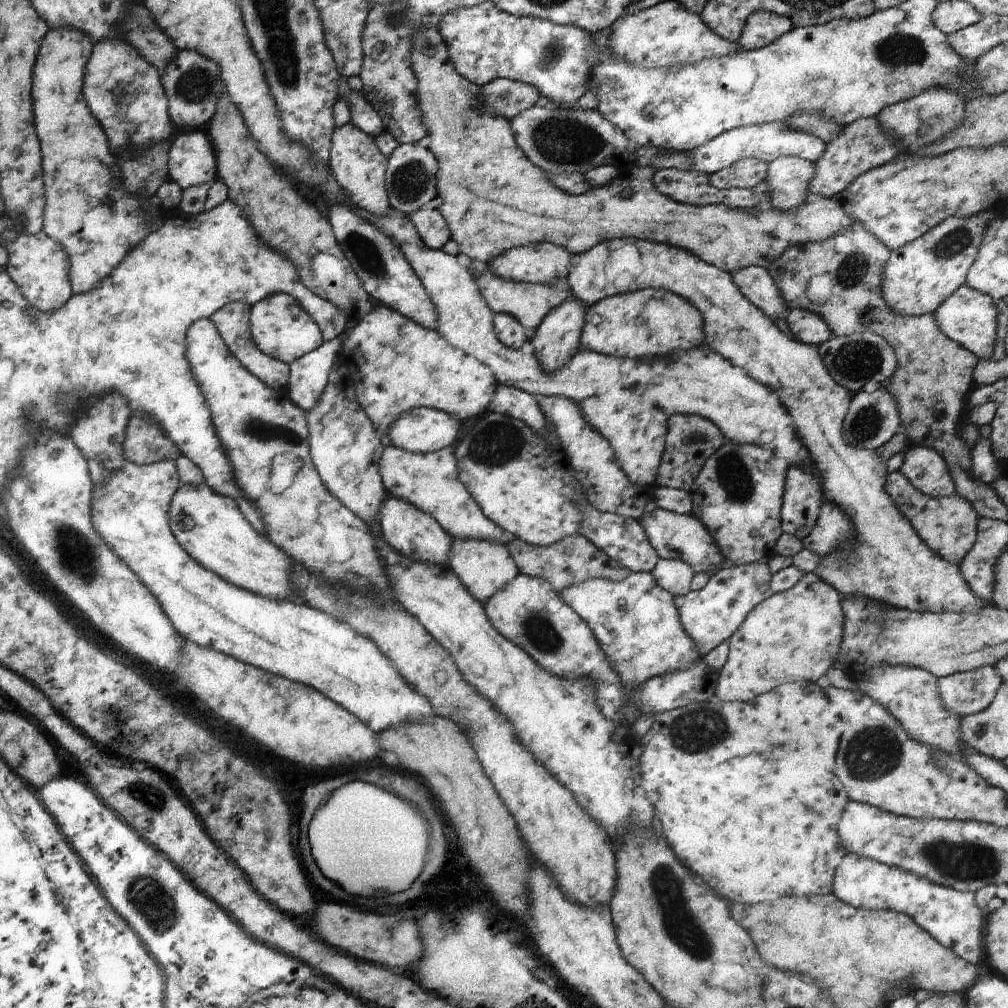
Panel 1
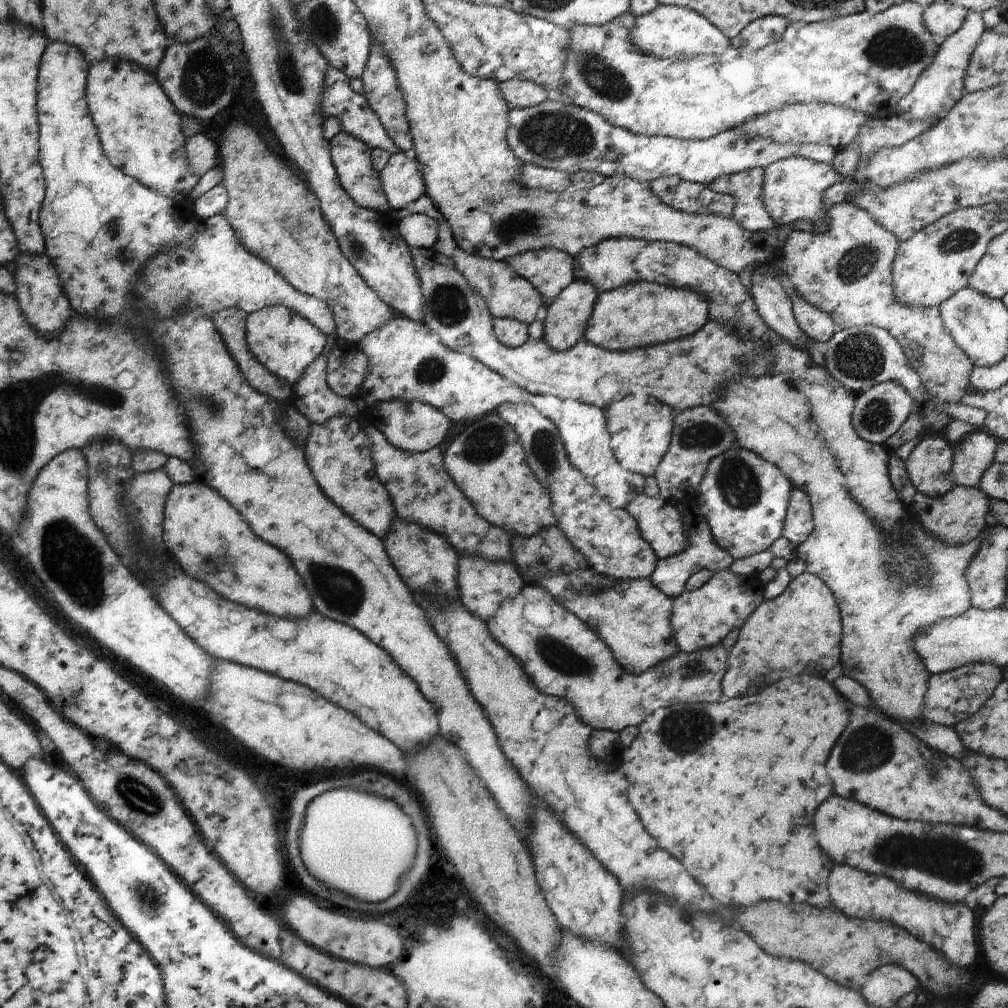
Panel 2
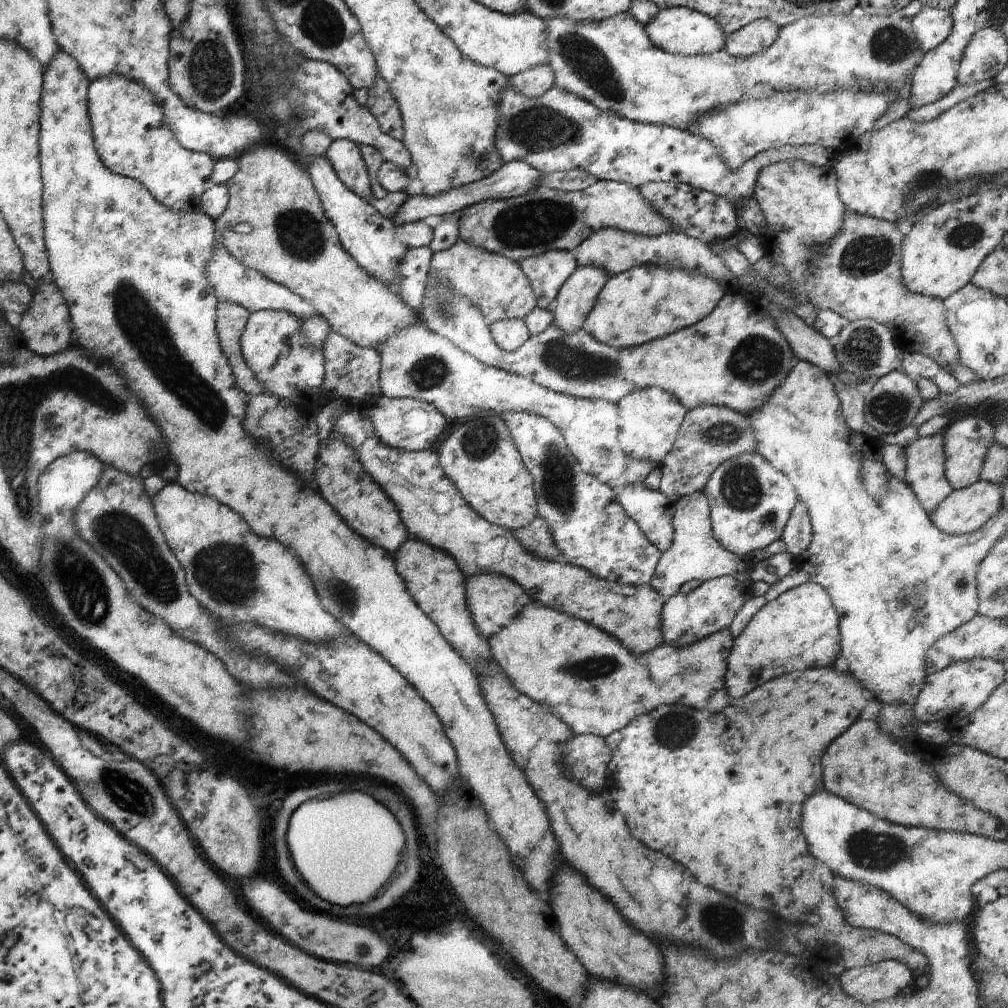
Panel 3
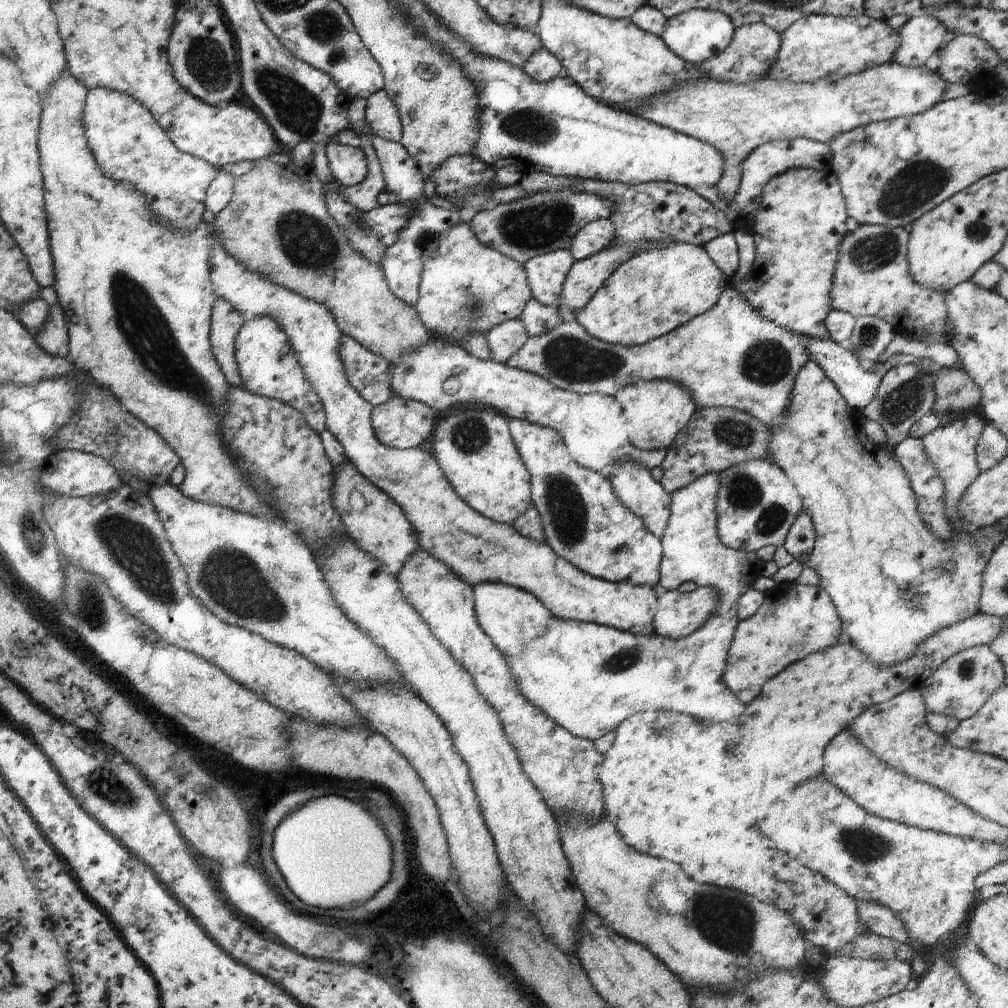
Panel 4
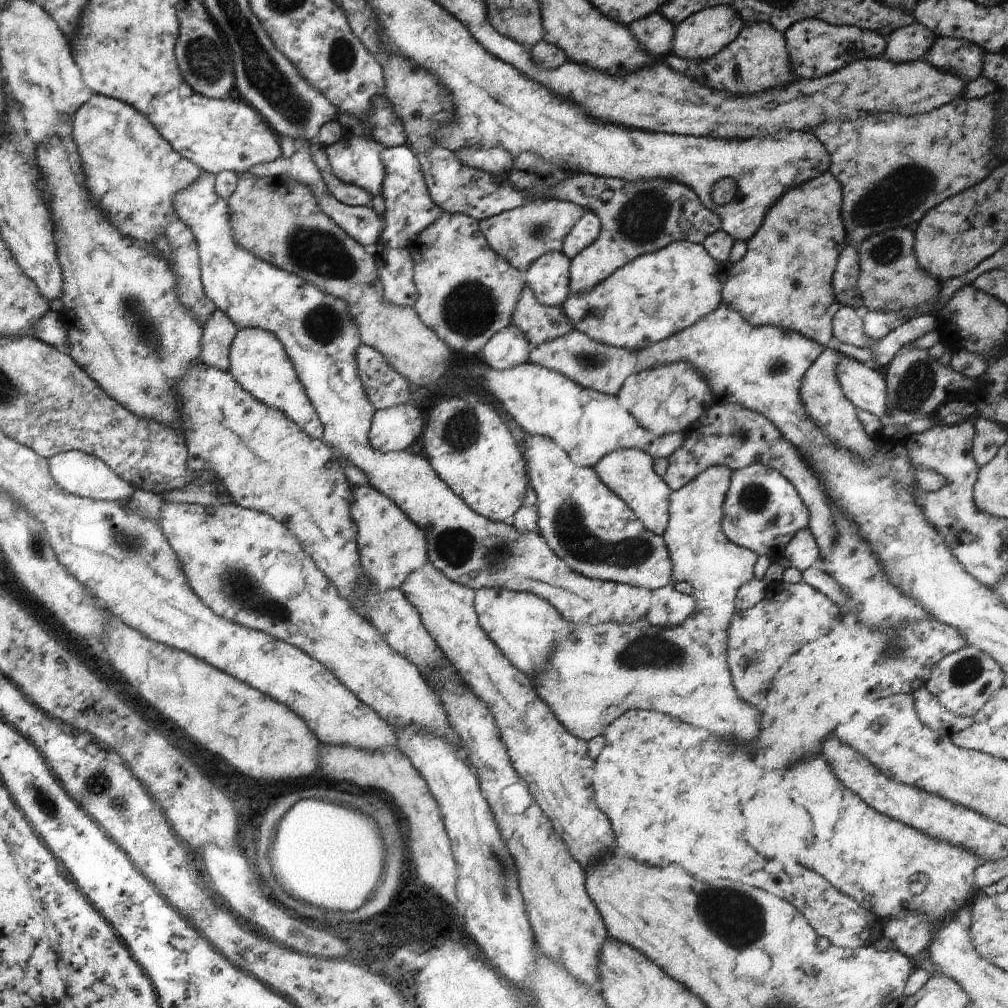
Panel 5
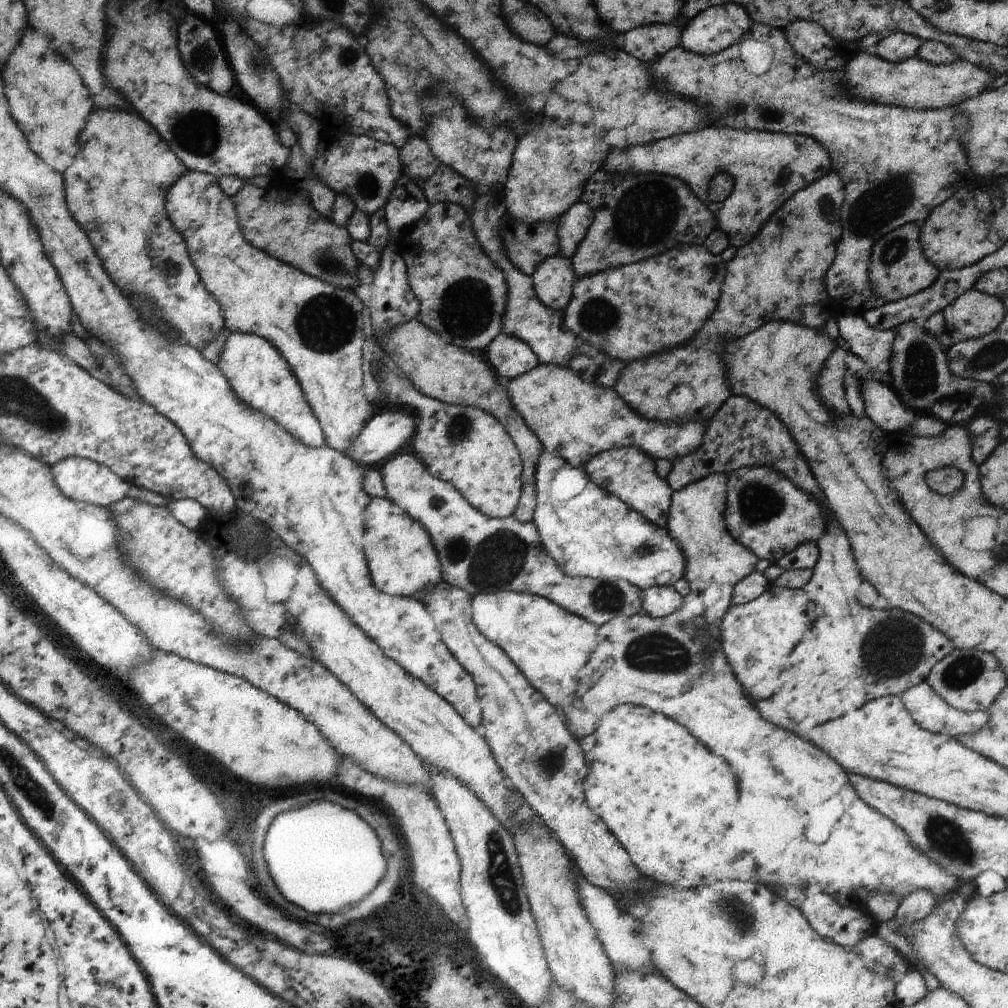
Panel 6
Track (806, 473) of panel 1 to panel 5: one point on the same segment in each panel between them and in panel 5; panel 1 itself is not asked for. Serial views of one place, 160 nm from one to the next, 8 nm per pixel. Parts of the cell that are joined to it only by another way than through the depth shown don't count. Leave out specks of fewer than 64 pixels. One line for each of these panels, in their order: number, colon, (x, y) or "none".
2: (797, 523)
3: (796, 534)
4: (798, 542)
5: (801, 551)

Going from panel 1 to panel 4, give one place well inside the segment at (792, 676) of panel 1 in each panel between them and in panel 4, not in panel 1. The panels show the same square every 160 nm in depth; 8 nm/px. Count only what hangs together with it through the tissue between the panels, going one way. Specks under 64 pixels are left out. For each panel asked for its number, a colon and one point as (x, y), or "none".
2: (799, 629)
3: (798, 629)
4: (793, 620)

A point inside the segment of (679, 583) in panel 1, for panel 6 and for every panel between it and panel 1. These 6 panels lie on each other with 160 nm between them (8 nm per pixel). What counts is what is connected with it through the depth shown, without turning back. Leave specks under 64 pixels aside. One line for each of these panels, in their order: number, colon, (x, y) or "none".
2: (669, 575)
3: (694, 553)
4: (587, 678)
5: (598, 672)
6: (669, 664)

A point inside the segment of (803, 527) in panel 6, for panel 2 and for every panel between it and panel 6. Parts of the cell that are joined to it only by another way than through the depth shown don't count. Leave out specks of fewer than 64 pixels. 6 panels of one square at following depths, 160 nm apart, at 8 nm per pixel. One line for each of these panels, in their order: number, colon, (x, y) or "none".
2: (743, 498)
3: (749, 502)
4: (755, 504)
5: (761, 510)

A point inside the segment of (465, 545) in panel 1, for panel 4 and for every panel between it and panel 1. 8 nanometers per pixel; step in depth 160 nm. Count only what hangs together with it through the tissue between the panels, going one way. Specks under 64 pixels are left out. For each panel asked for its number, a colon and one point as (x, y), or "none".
2: (482, 585)
3: (492, 600)
4: (508, 616)

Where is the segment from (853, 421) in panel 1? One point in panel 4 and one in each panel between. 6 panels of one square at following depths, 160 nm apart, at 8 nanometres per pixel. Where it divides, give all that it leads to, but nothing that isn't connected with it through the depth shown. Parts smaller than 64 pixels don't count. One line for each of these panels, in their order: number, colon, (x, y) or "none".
2: (878, 412)
3: (893, 401)
4: (904, 394)

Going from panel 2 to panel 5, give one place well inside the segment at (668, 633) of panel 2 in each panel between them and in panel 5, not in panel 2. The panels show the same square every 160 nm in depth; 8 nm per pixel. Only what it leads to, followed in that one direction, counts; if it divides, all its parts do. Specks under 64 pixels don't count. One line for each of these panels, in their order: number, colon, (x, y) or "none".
3: (430, 507)
4: (477, 550)
5: (319, 337)

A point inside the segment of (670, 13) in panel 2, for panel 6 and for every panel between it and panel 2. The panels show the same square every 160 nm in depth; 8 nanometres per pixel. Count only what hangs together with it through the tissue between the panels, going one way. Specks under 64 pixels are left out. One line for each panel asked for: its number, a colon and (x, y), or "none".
3: (682, 30)
4: (697, 35)
5: (698, 37)
6: (713, 29)

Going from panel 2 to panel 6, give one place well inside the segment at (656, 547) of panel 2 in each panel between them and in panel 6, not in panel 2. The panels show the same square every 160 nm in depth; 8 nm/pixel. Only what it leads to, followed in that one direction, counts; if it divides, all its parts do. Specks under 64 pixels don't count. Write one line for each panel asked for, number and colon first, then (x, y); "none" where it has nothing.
3: (651, 511)
4: (633, 486)
5: (628, 473)
6: (626, 472)

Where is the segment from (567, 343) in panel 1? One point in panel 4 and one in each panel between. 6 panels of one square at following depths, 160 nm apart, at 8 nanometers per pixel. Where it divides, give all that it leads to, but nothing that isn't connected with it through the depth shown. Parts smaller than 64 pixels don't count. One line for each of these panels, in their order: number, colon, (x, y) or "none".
2: (565, 319)
3: (574, 299)
4: (647, 215)

